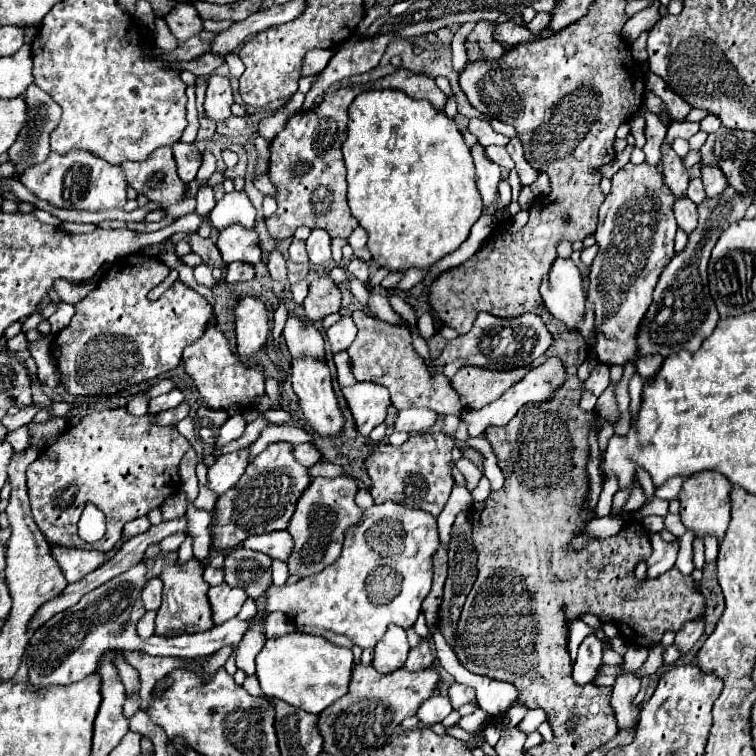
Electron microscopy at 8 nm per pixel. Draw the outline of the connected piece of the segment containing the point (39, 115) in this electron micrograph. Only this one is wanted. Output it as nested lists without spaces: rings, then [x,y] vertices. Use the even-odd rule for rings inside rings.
[[[30,84],[26,88],[26,94],[24,94],[24,102],[26,102],[26,114],[28,114],[28,120],[26,120],[26,126],[22,126],[22,130],[18,132],[18,138],[16,142],[10,146],[8,150],[8,160],[14,164],[16,168],[16,178],[22,176],[22,170],[30,168],[30,166],[36,166],[40,162],[44,162],[44,158],[50,154],[50,134],[52,130],[58,126],[60,122],[60,106],[44,92],[40,90],[36,84]]]

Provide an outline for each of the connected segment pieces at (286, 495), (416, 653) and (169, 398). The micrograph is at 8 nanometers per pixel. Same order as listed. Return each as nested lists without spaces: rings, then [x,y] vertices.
[[[276,442],[260,452],[246,468],[238,484],[234,486],[236,496],[228,500],[218,500],[218,520],[212,530],[212,544],[218,550],[236,548],[250,534],[264,534],[272,530],[284,530],[290,516],[294,514],[294,504],[308,486],[310,476],[308,468],[300,466],[292,452],[290,444]]]
[[[424,640],[420,646],[412,648],[410,654],[408,654],[408,660],[404,664],[404,668],[410,670],[410,672],[426,670],[426,668],[432,668],[432,666],[434,666],[434,654],[430,652],[428,640]]]
[[[175,388],[168,394],[160,395],[149,401],[148,413],[156,414],[172,408],[176,408],[185,399],[184,394]]]

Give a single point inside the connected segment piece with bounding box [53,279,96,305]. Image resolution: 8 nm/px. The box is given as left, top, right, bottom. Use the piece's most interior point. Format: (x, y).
(71, 294)

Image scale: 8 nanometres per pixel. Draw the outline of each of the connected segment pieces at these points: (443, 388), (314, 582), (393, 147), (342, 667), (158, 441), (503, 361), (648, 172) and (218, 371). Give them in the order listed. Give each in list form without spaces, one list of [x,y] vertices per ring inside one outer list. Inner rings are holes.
[[[366,312],[352,314],[352,318],[354,318],[354,324],[358,326],[358,336],[350,344],[348,354],[352,358],[352,370],[354,370],[356,380],[360,382],[368,380],[368,382],[386,386],[390,390],[392,404],[396,410],[428,408],[440,416],[460,414],[462,404],[460,404],[458,392],[452,388],[452,384],[443,373],[435,378],[430,377],[424,358],[420,358],[412,348],[412,338],[410,338],[406,320],[400,318],[400,324],[390,324]]]
[[[382,502],[366,508],[362,518],[346,530],[344,546],[340,558],[326,566],[320,574],[302,578],[290,586],[270,586],[266,590],[266,610],[284,612],[294,626],[316,626],[332,630],[336,634],[348,636],[360,648],[374,648],[384,636],[388,624],[412,628],[418,614],[422,612],[422,602],[432,586],[434,574],[434,554],[440,546],[438,526],[432,514],[424,510],[410,510],[398,502]]]
[[[366,90],[360,96],[354,98],[354,102],[348,108],[348,136],[342,144],[344,164],[348,170],[348,204],[354,214],[354,218],[360,222],[360,226],[368,232],[368,248],[372,252],[372,258],[378,264],[390,266],[390,270],[404,270],[404,268],[428,268],[442,256],[454,252],[470,234],[472,224],[482,216],[482,198],[474,186],[474,164],[470,158],[470,148],[464,144],[464,138],[458,130],[458,124],[446,116],[444,110],[434,110],[430,102],[426,100],[414,100],[408,94],[402,94],[398,90]]]
[[[292,632],[280,638],[266,640],[262,652],[256,656],[256,676],[260,688],[270,698],[280,698],[310,714],[320,714],[326,706],[348,692],[354,658],[348,648],[334,646],[322,636]]]
[[[126,408],[102,410],[96,414],[90,414],[80,424],[64,430],[64,434],[28,466],[26,476],[28,476],[32,516],[50,544],[108,552],[120,540],[122,526],[126,522],[148,514],[152,508],[160,506],[170,494],[174,494],[180,488],[178,464],[188,448],[190,448],[190,442],[176,430],[176,426],[156,426],[152,424],[148,414],[132,416],[126,412]],[[88,502],[96,504],[106,514],[106,524],[108,524],[104,538],[100,538],[94,544],[80,540],[76,534],[78,518]]]
[[[480,312],[468,334],[458,336],[446,344],[436,364],[446,366],[450,362],[462,362],[464,366],[480,366],[486,370],[514,370],[530,366],[552,344],[552,334],[536,314],[522,314],[518,318],[496,318],[488,312]]]
[[[626,164],[612,176],[612,190],[606,196],[604,204],[600,206],[600,222],[596,228],[596,244],[600,246],[598,256],[592,262],[590,270],[590,292],[588,300],[596,306],[596,354],[602,364],[624,364],[632,358],[636,358],[636,346],[634,336],[638,332],[638,324],[642,316],[646,314],[654,286],[664,270],[664,266],[674,256],[674,234],[676,234],[676,220],[672,214],[674,196],[670,188],[662,182],[662,172],[658,168],[652,168],[648,164]],[[640,200],[654,200],[654,206],[650,210],[640,208]]]
[[[210,326],[206,334],[184,350],[184,368],[194,380],[204,404],[212,410],[238,406],[242,412],[252,410],[256,400],[264,394],[264,368],[260,364],[244,364],[232,350],[230,342],[218,326]]]

